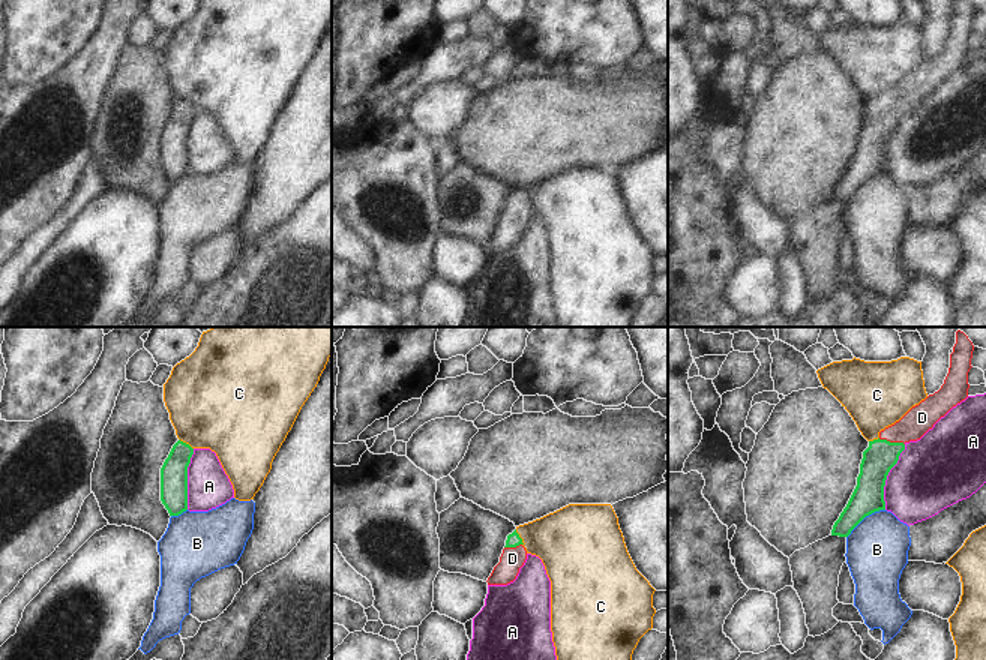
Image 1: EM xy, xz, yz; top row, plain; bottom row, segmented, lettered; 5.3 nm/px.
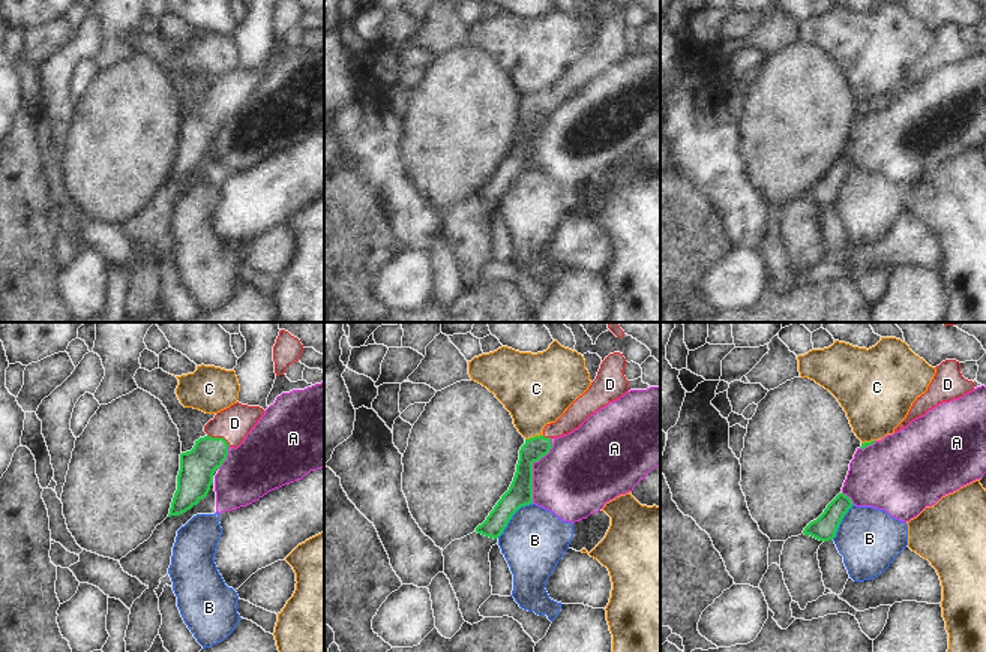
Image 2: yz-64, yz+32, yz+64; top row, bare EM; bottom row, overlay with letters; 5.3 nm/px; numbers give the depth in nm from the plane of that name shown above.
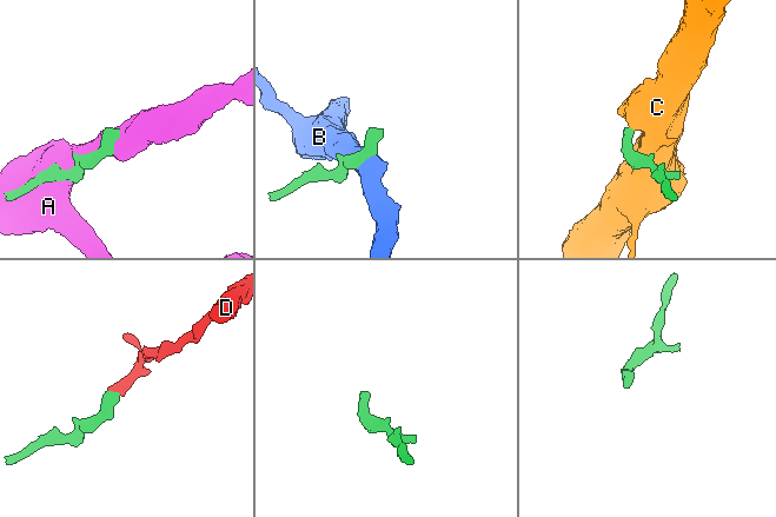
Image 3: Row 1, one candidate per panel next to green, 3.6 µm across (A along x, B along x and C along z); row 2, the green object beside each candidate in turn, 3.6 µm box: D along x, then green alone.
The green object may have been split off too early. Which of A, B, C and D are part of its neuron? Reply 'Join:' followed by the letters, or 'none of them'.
Join: D

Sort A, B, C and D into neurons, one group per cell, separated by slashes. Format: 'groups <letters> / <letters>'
groups A / B / C / D

